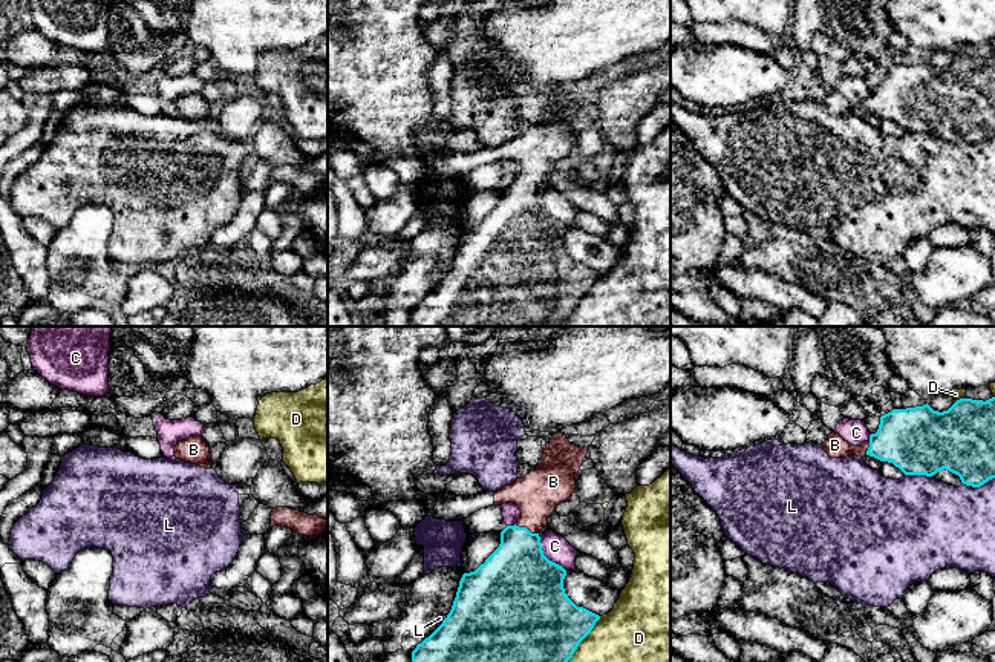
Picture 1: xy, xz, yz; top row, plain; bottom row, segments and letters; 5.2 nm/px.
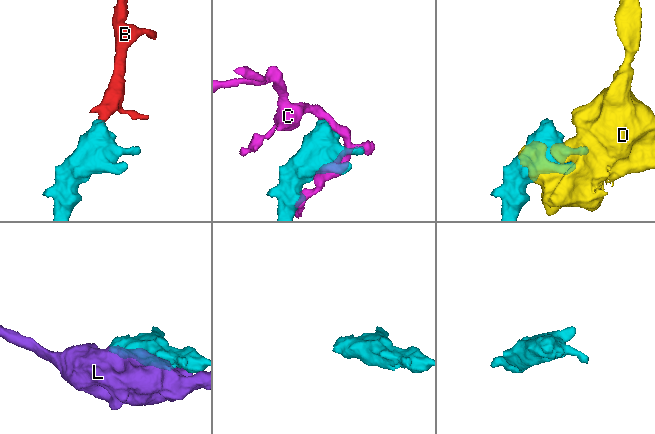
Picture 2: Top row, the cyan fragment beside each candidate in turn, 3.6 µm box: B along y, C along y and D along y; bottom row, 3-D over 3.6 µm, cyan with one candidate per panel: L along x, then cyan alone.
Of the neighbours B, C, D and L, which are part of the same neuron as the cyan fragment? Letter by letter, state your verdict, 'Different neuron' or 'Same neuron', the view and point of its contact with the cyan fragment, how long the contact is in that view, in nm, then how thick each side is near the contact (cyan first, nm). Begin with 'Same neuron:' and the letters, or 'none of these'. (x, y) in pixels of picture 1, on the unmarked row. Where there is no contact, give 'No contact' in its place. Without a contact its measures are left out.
Same neuron: B
B: Same neuron. Touches cyan at xz (525, 184). Shared border 140 nm. Thickness 340 nm (cyan) against 240 nm
C: Different neuron. Touches cyan at xz (545, 213). Shared border 240 nm. Thickness 480 nm (cyan) against 140 nm
D: Different neuron. Touches cyan at xz (579, 299). Shared border 360 nm. Thickness 480 nm (cyan) against 480 nm
L: Different neuron. Touches cyan at yz (978, 143). Shared border 170 nm. Thickness 340 nm (cyan) against 420 nm

